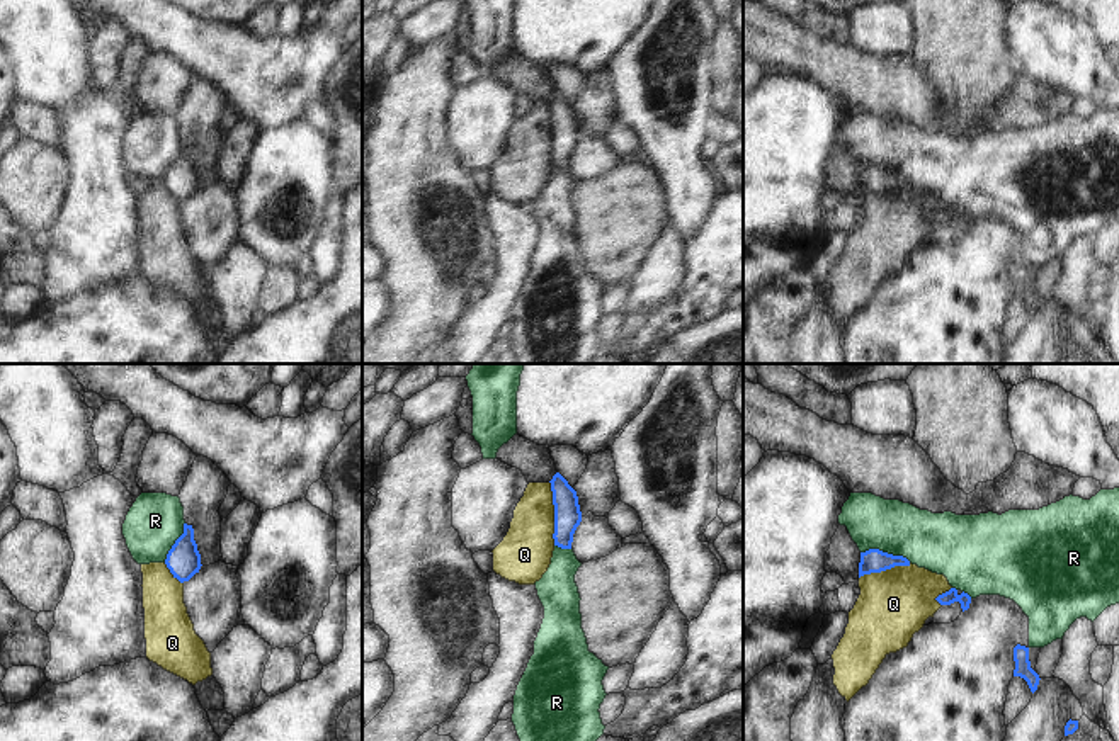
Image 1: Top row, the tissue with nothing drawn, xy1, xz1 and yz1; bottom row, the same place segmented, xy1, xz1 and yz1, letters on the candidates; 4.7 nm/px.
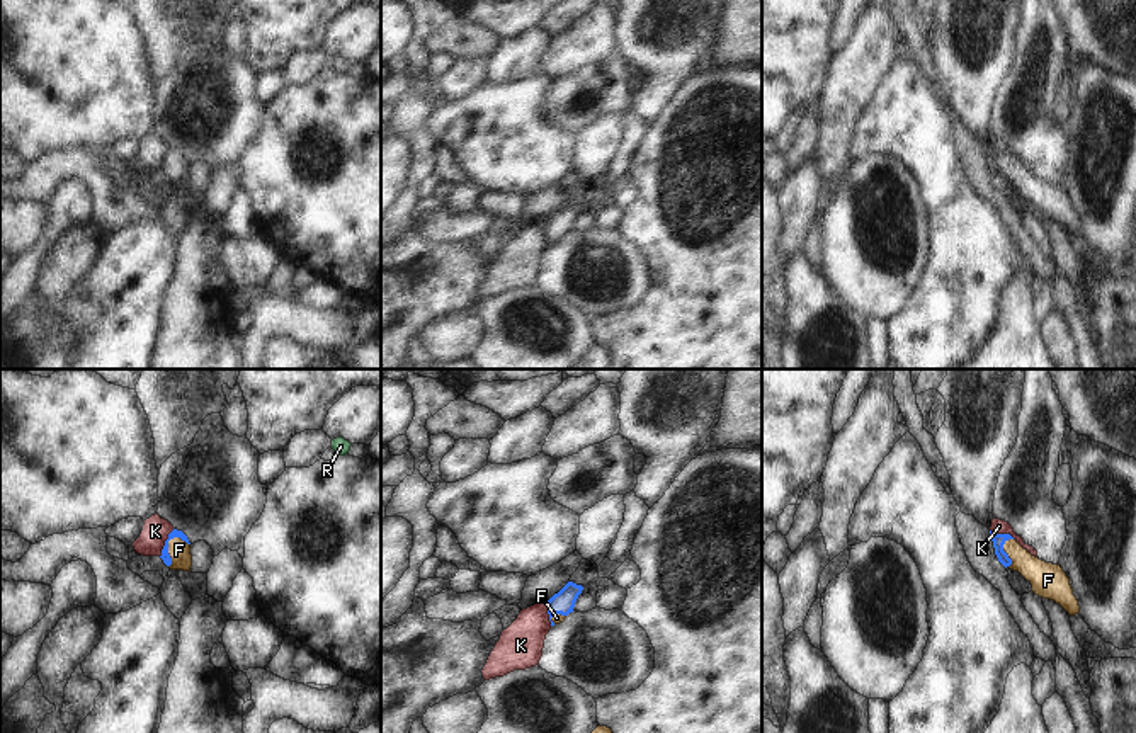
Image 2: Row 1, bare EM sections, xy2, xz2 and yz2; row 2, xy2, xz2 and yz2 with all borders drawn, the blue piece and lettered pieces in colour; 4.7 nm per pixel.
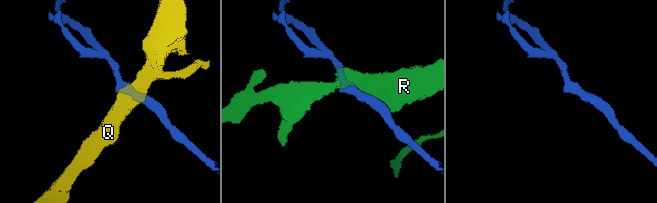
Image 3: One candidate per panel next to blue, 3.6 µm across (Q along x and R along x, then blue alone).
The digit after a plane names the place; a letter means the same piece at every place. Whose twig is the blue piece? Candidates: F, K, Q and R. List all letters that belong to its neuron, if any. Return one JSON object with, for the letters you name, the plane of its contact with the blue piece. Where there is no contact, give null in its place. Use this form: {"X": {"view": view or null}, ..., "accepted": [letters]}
{"F": {"view": "xy2"}, "accepted": ["F"]}

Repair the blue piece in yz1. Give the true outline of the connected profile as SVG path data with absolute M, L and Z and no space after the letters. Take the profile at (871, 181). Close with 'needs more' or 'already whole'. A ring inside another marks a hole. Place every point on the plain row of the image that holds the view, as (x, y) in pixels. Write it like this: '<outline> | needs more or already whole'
M869 168L861 172L859 197L864 194L891 189L895 185L910 185L910 180L903 175L893 175L879 168Z | already whole

